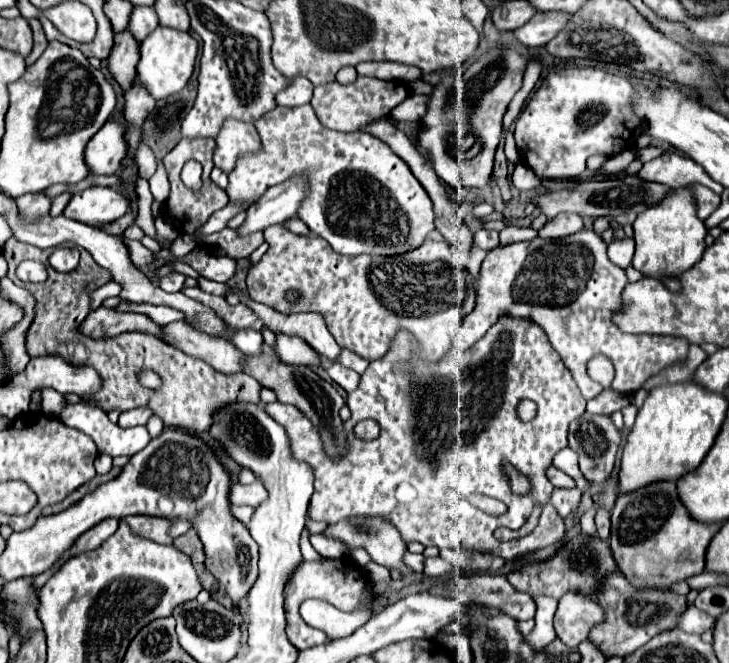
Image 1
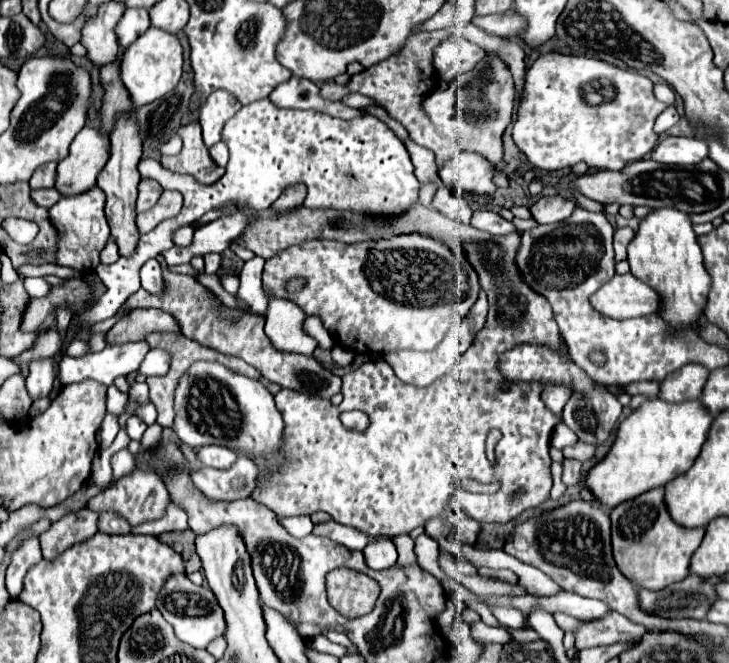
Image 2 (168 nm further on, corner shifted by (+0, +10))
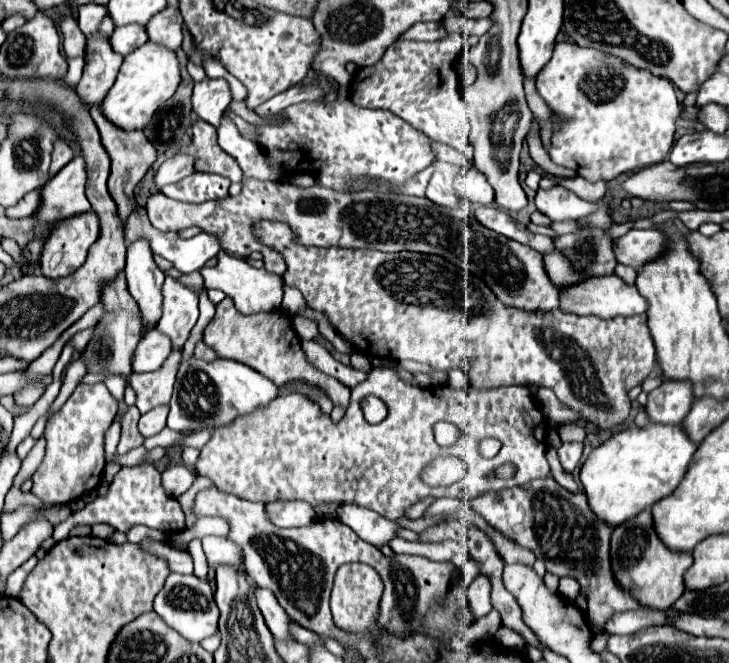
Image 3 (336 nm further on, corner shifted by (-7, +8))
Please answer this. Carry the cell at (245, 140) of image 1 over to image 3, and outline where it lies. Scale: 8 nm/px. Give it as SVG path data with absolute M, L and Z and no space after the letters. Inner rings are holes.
M206 78L204 82L194 84L194 94L192 94L192 110L196 116L214 128L220 126L224 110L232 102L232 92L226 80L218 78Z

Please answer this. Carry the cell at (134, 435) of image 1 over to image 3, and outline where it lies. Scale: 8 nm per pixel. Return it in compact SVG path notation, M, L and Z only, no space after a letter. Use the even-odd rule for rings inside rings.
M164 404L164 406L156 406L154 410L142 414L142 418L140 418L140 422L138 422L140 434L142 434L144 438L158 434L158 432L166 426L166 424L164 424L166 416L168 416L168 406L166 406L166 404Z

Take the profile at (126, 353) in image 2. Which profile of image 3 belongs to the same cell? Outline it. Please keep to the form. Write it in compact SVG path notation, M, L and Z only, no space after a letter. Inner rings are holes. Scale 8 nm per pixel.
M150 330L136 346L136 352L132 358L132 372L158 370L168 358L168 354L170 354L168 336L160 334L158 330Z

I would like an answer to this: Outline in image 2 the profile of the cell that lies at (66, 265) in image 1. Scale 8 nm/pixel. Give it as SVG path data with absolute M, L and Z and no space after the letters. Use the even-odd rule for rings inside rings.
M95 186L83 194L61 198L55 206L49 208L49 218L53 226L57 226L57 234L61 234L57 244L57 264L69 266L75 270L96 268L100 264L100 252L109 240L109 224L103 214L105 194Z

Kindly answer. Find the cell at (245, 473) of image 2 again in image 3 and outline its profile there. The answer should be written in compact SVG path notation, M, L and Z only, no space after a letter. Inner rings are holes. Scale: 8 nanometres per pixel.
M184 464L178 466L170 466L162 472L162 484L166 488L168 494L172 494L174 498L182 496L196 480L196 470L188 468Z

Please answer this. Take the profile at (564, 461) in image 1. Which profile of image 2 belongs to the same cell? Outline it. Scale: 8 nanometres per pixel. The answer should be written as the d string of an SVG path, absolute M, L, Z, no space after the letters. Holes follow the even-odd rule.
M561 422L561 424L557 424L557 430L553 430L553 438L551 438L551 446L555 446L555 448L559 448L559 450L563 450L565 446L569 446L569 444L573 444L573 442L577 442L577 436Z

